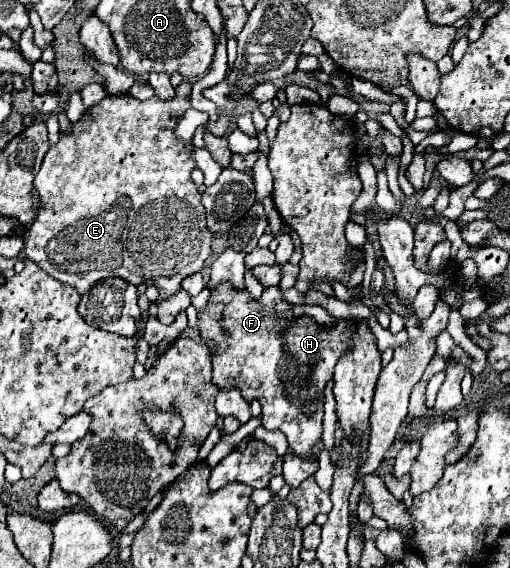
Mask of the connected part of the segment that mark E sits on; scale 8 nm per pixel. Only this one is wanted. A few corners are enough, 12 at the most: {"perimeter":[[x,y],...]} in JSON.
{"perimeter":[[107,96],[51,146],[25,258],[161,298],[211,250],[173,100]]}

